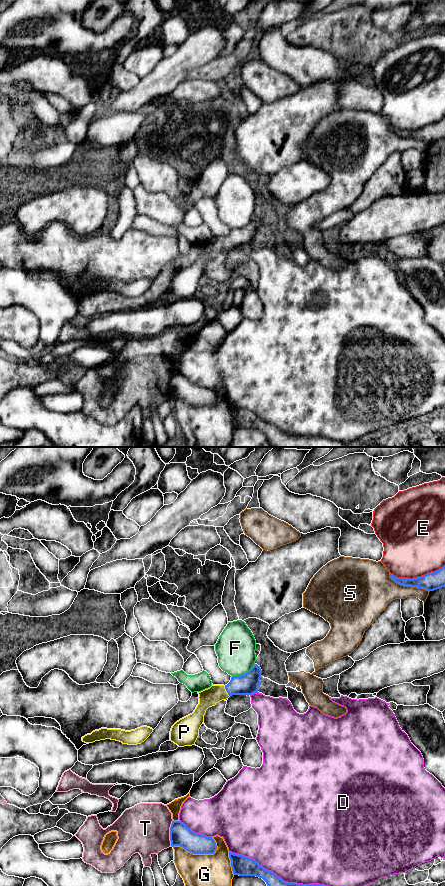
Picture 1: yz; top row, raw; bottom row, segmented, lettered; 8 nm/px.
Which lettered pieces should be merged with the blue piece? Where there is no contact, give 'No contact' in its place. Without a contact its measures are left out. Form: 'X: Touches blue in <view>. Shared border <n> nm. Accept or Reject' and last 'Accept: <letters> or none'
D: Touches blue in yz. Shared border 1050 nm. Reject
E: Touches blue in yz. Shared border 440 nm. Reject
F: Touches blue in yz. Shared border 220 nm. Reject
G: Touches blue in yz. Shared border 360 nm. Reject
P: Touches blue in yz. Shared border 100 nm. Accept
S: Touches blue in yz. Shared border 360 nm. Reject
T: Touches blue in yz. Shared border 220 nm. Reject
Accept: P

